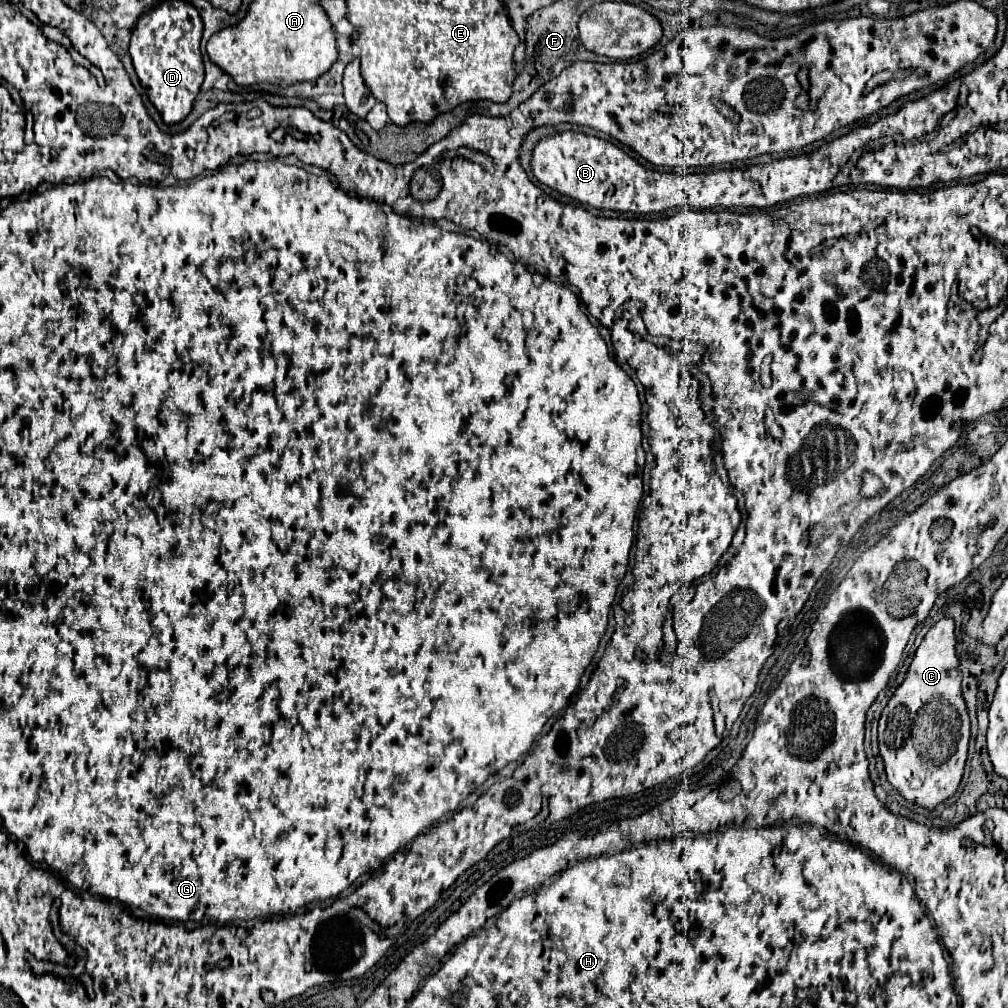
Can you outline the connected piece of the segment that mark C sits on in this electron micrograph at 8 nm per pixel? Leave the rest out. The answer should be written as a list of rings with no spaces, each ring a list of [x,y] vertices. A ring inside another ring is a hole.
[[[942,617],[922,639],[906,679],[878,721],[878,743],[888,783],[904,799],[924,809],[934,809],[956,793],[968,759],[970,719],[960,691],[962,675],[954,647],[954,619]]]

